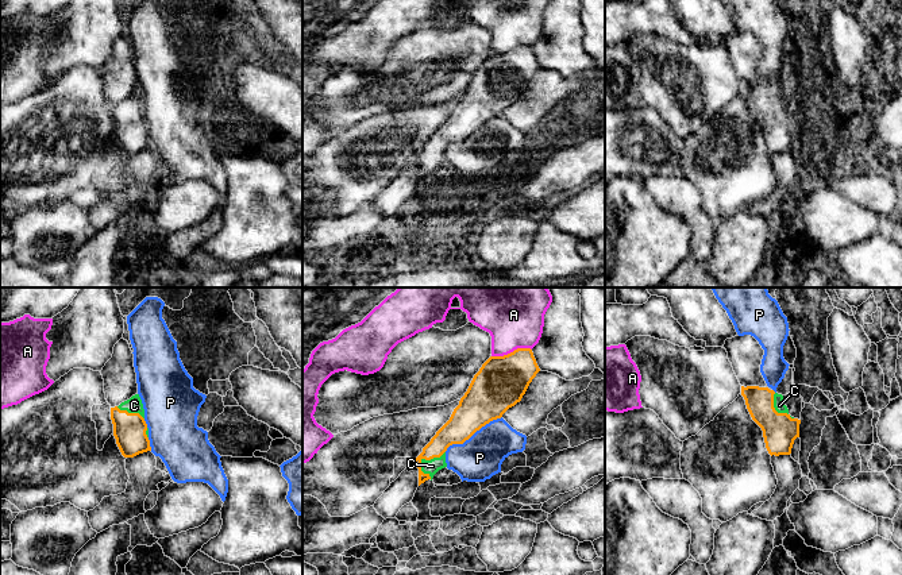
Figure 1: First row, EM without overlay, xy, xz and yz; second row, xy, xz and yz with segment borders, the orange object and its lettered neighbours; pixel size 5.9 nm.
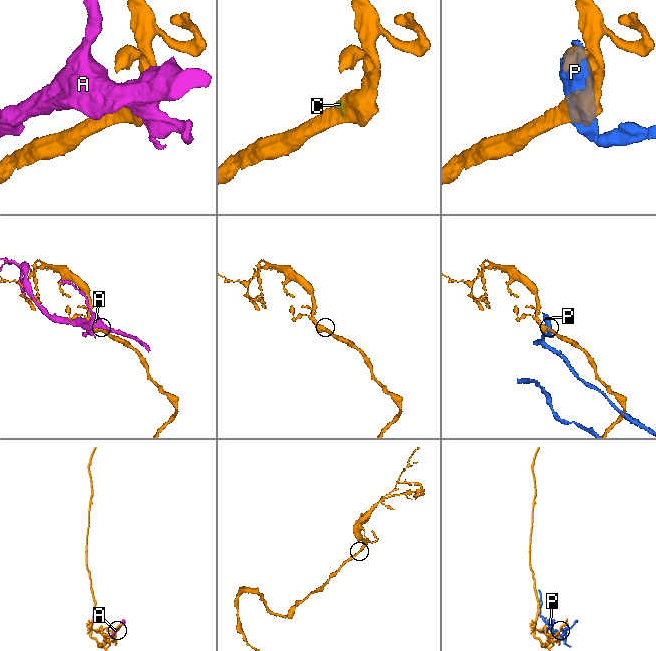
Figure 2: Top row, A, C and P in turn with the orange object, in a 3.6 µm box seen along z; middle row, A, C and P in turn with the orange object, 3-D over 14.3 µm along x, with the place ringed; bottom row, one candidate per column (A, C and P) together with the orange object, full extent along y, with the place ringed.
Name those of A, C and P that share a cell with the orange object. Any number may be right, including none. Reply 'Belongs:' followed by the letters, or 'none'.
Belongs: C

